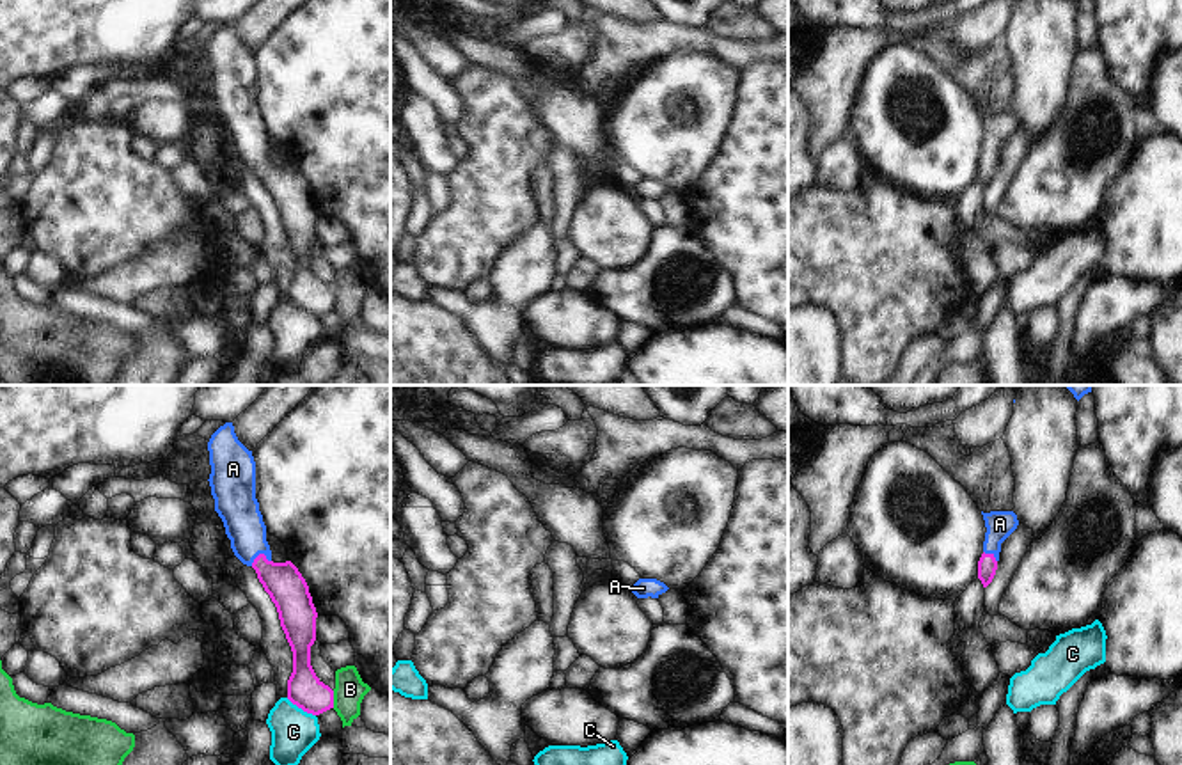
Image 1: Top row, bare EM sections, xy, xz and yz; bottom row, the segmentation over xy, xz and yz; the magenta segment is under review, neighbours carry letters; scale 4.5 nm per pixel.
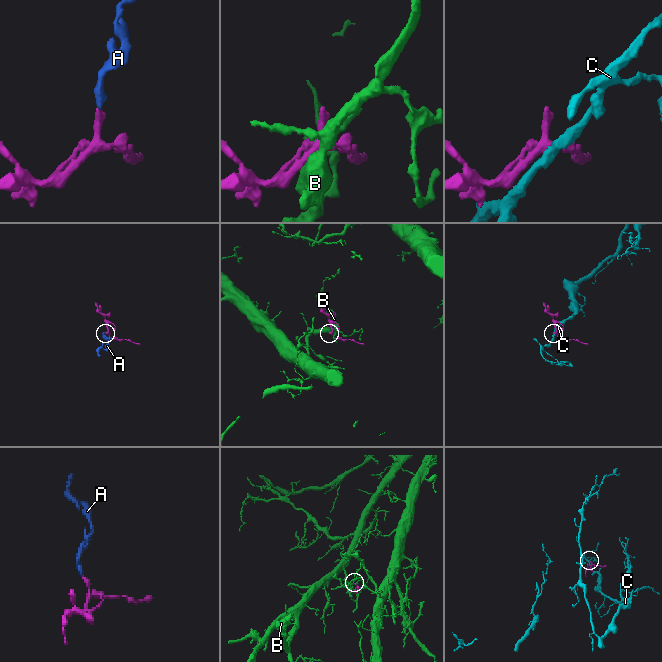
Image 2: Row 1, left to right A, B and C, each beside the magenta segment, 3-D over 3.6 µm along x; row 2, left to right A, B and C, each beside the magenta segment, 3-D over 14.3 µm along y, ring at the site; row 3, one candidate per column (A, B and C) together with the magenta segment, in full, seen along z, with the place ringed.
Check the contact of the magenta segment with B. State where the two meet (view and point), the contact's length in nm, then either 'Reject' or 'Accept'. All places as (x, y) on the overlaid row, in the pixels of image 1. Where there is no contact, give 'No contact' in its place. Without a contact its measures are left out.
Touches magenta at xy (332, 700). Shared border 80 nm. Reject

